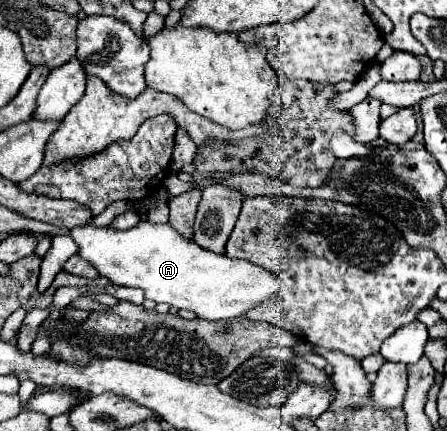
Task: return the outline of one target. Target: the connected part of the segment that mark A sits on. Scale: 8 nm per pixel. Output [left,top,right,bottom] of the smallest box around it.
[70,221,280,321]

